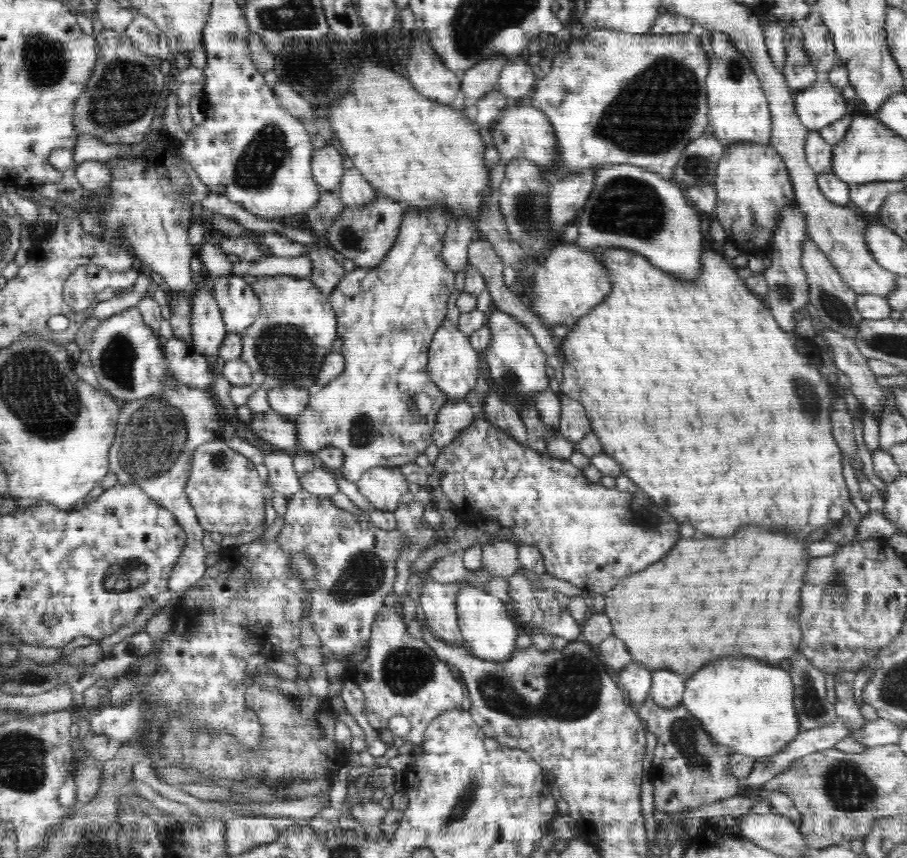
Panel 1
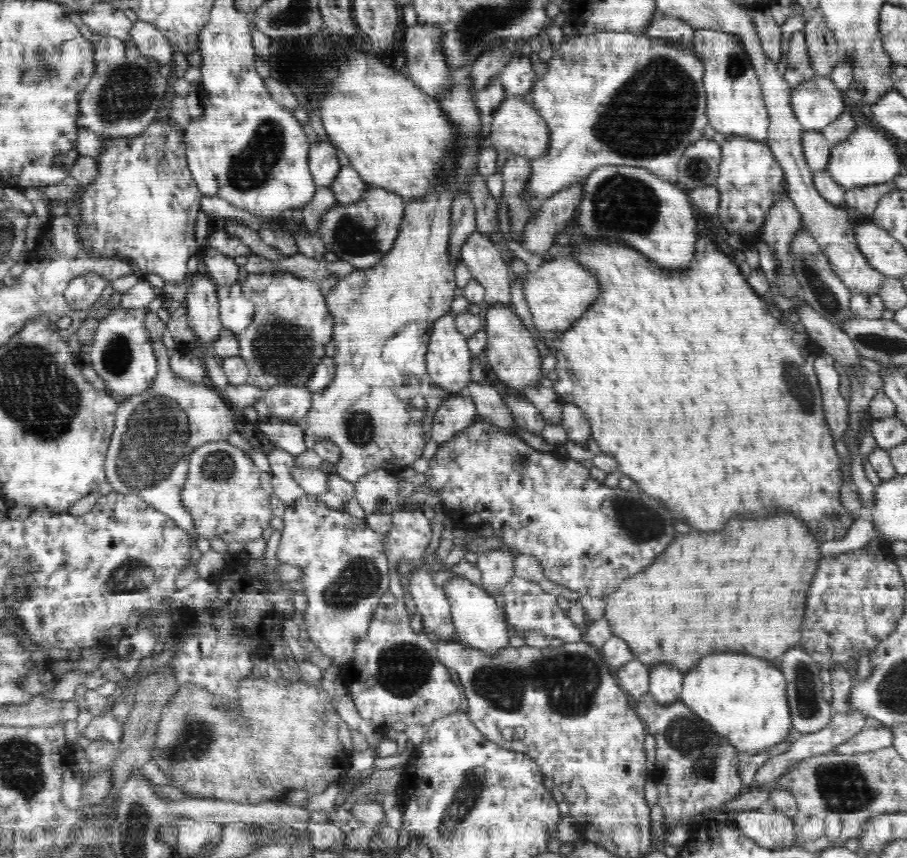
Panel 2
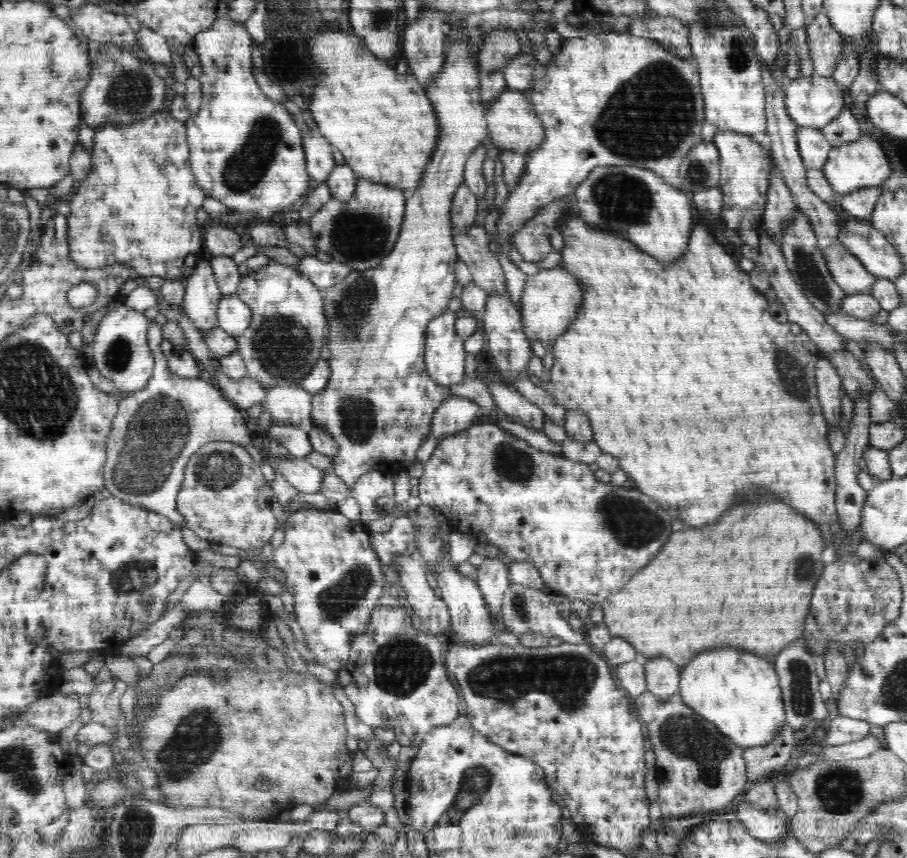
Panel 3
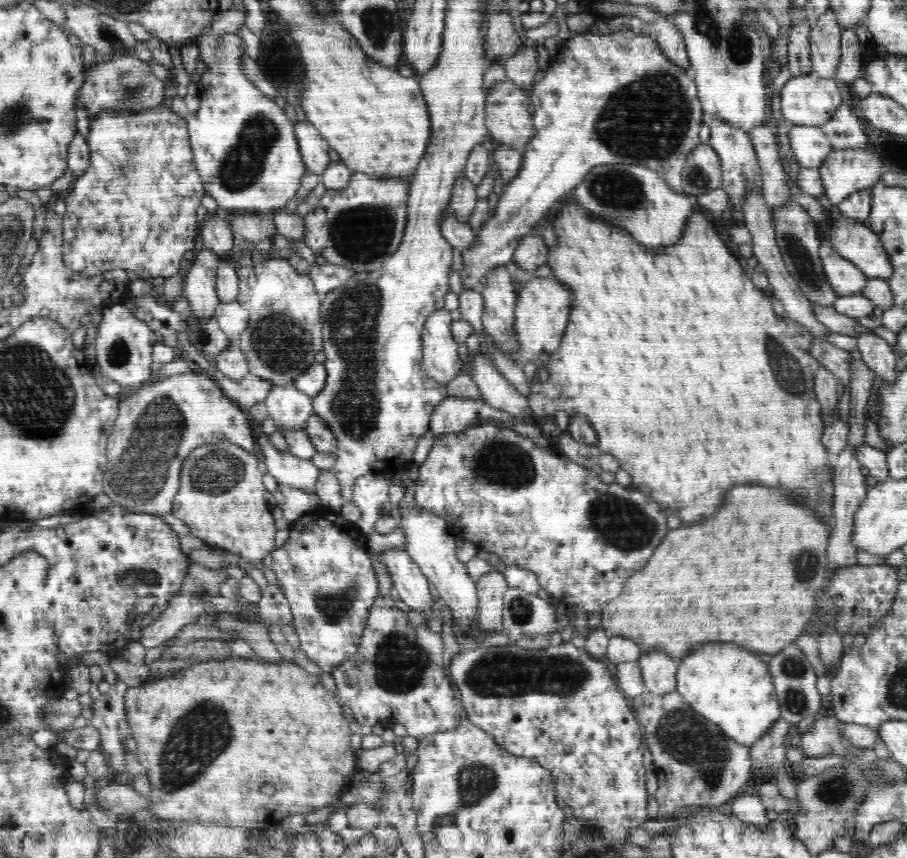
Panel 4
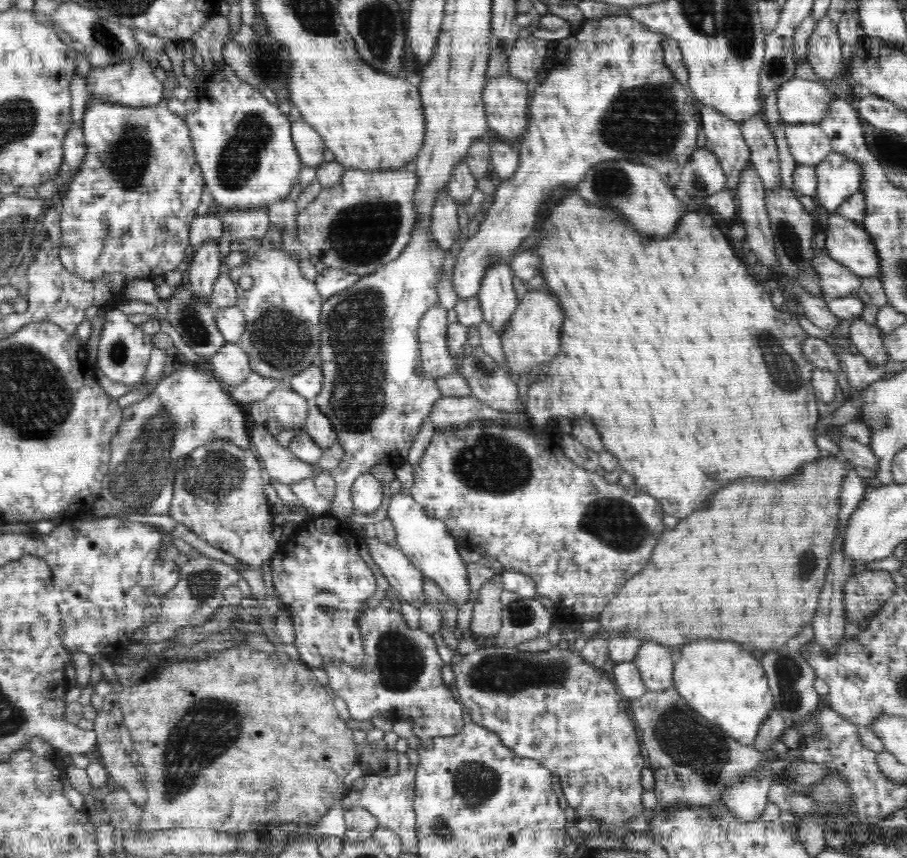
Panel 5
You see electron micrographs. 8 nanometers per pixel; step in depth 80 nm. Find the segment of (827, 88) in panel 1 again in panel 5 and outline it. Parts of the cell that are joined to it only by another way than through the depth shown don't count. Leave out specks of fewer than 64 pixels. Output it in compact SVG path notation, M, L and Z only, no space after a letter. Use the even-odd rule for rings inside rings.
M792 78L777 91L778 112L785 123L818 123L826 116L832 100L841 94L831 94L820 82Z

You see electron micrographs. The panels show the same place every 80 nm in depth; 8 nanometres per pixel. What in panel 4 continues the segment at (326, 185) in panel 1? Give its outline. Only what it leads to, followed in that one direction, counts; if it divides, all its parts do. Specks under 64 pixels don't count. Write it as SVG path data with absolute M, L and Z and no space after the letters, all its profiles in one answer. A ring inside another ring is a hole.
M307 121L295 123L295 137L307 171L321 177L332 163L328 157L331 148L327 140Z

